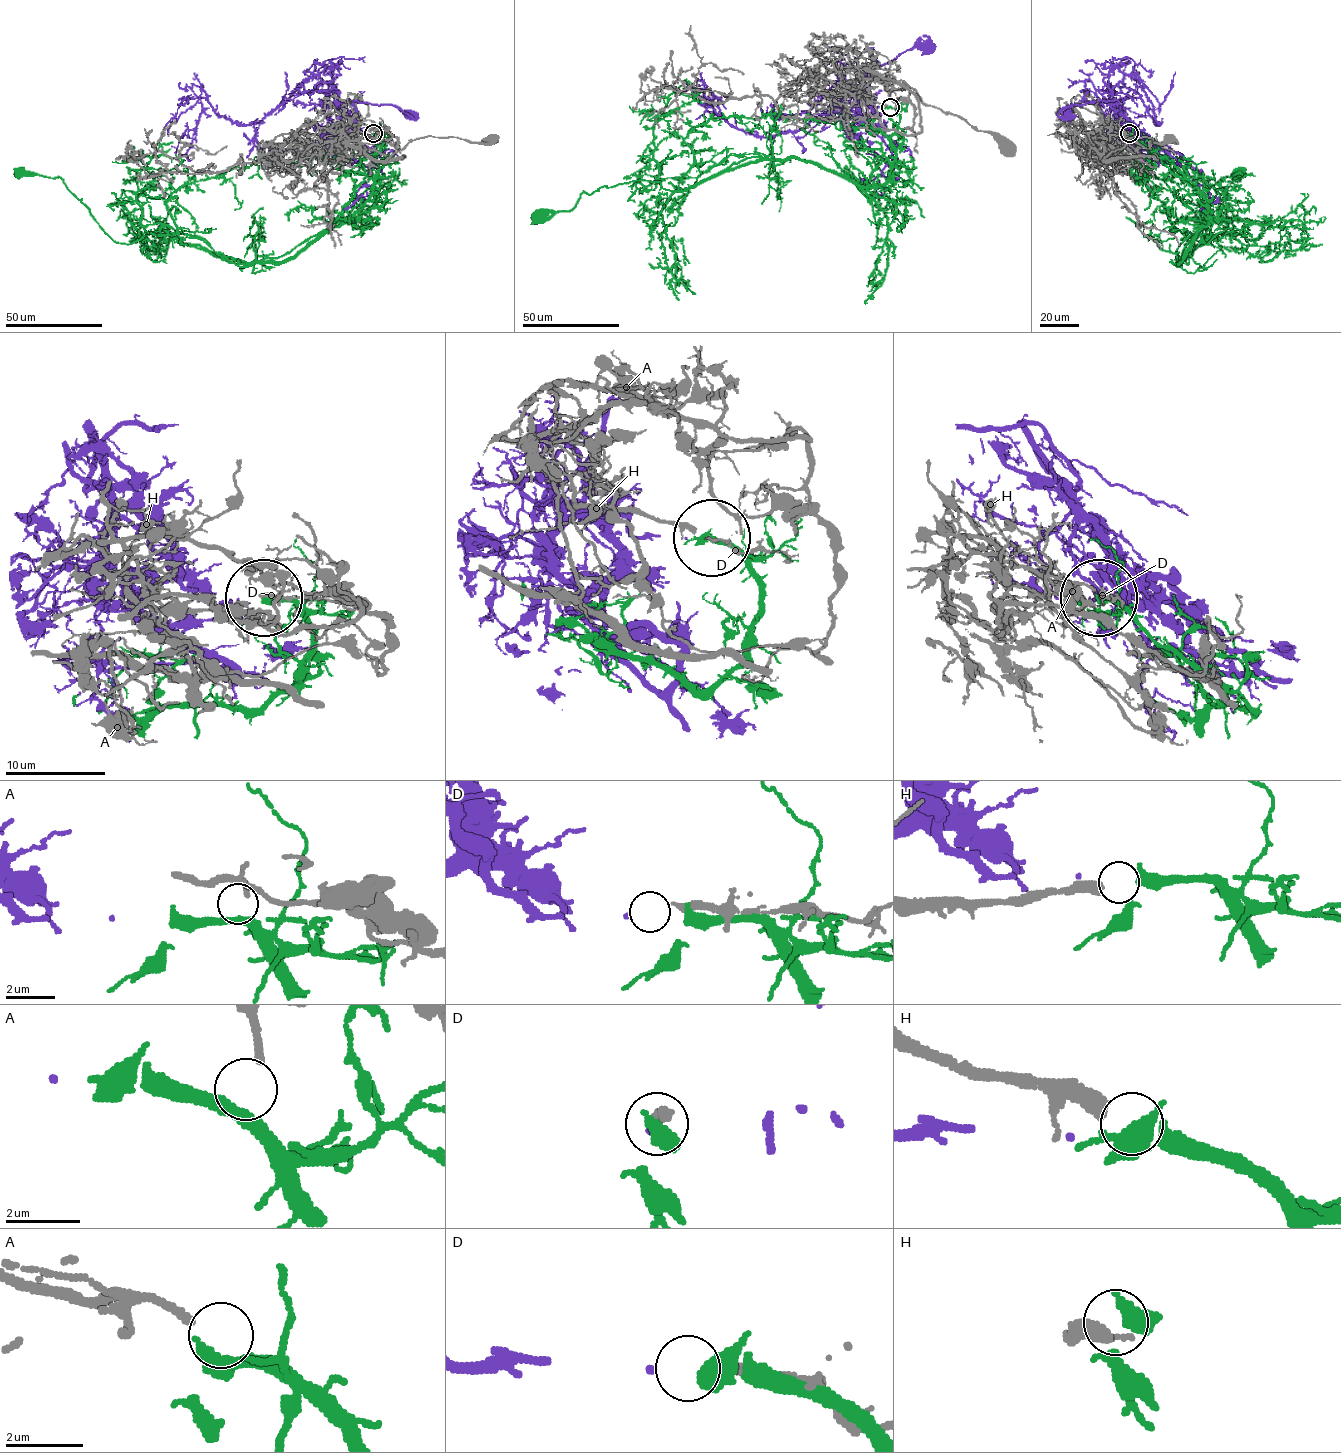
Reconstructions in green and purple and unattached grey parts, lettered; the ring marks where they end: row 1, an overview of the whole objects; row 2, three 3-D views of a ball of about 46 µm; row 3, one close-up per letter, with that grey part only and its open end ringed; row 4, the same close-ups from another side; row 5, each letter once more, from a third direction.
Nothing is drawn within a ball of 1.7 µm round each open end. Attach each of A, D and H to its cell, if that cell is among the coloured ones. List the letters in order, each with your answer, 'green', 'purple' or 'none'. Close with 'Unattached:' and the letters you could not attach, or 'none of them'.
A: none
D: purple
H: green
Unattached: A

